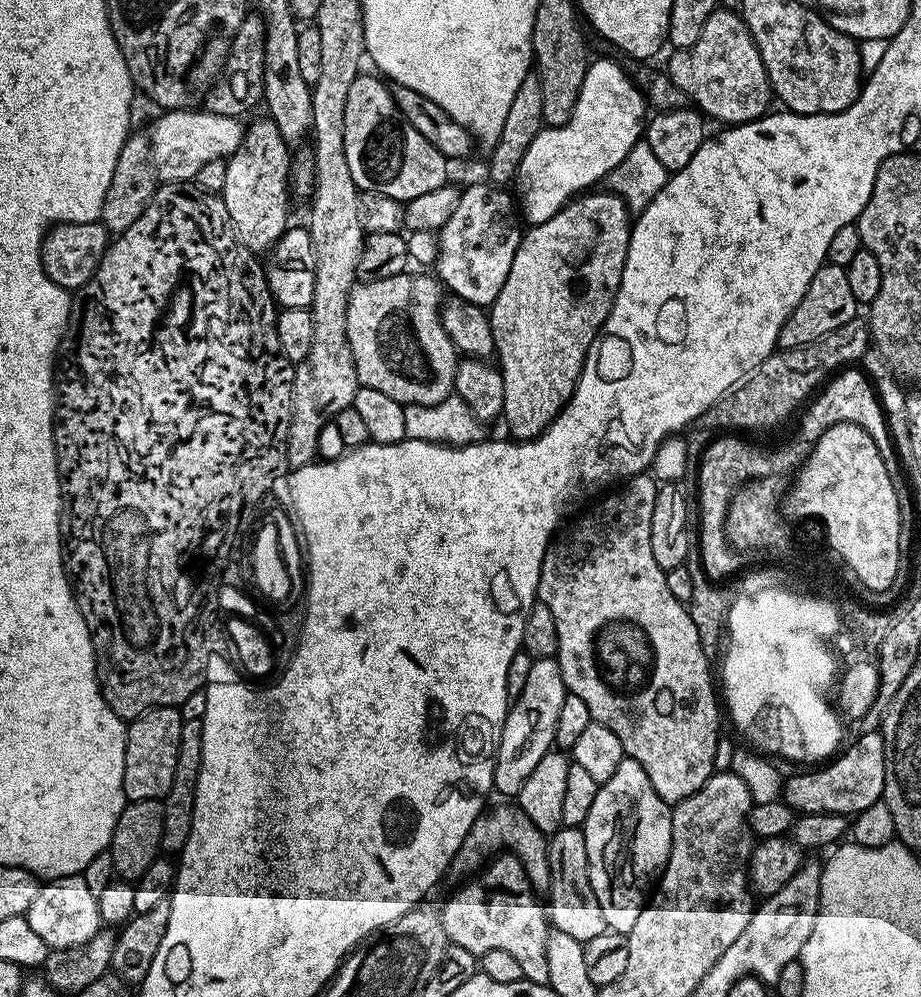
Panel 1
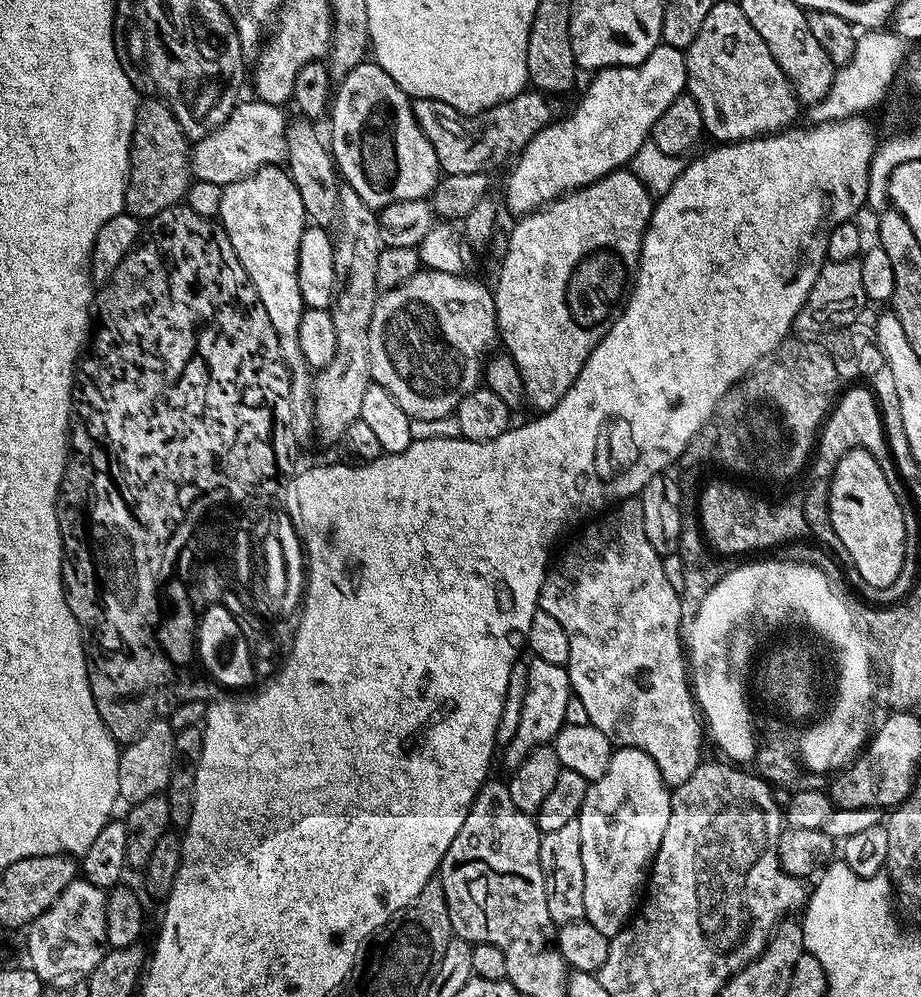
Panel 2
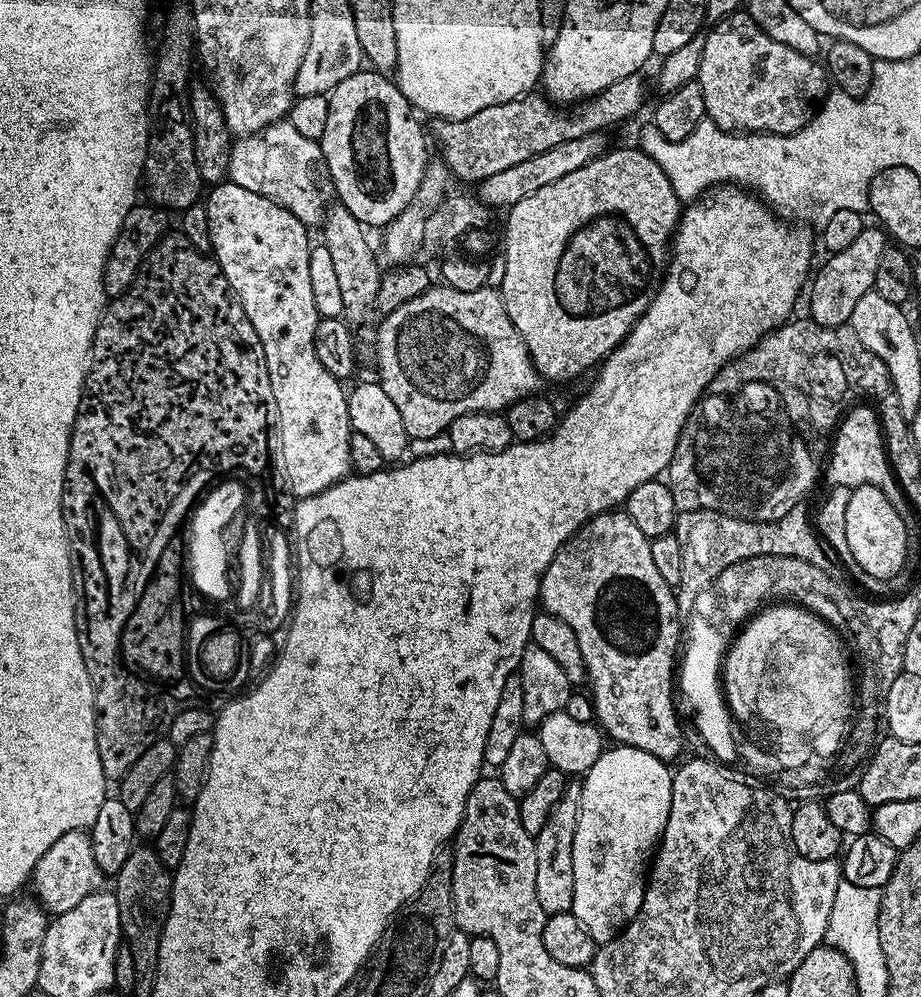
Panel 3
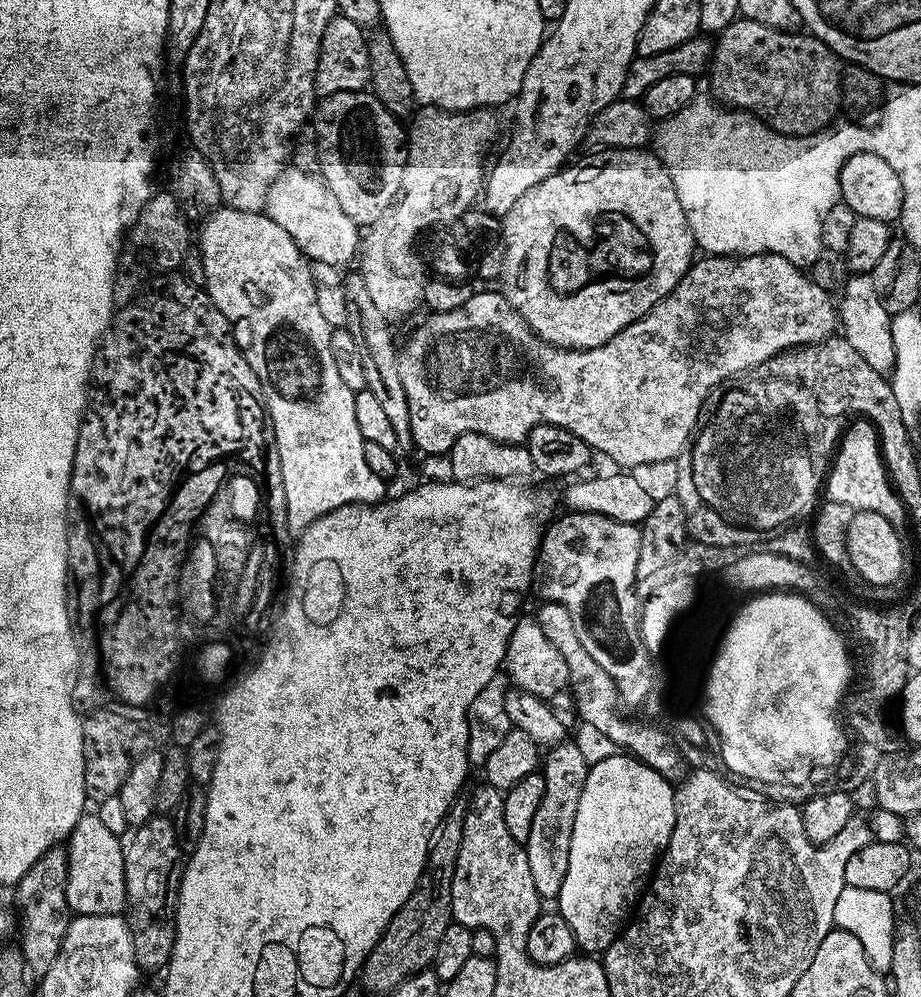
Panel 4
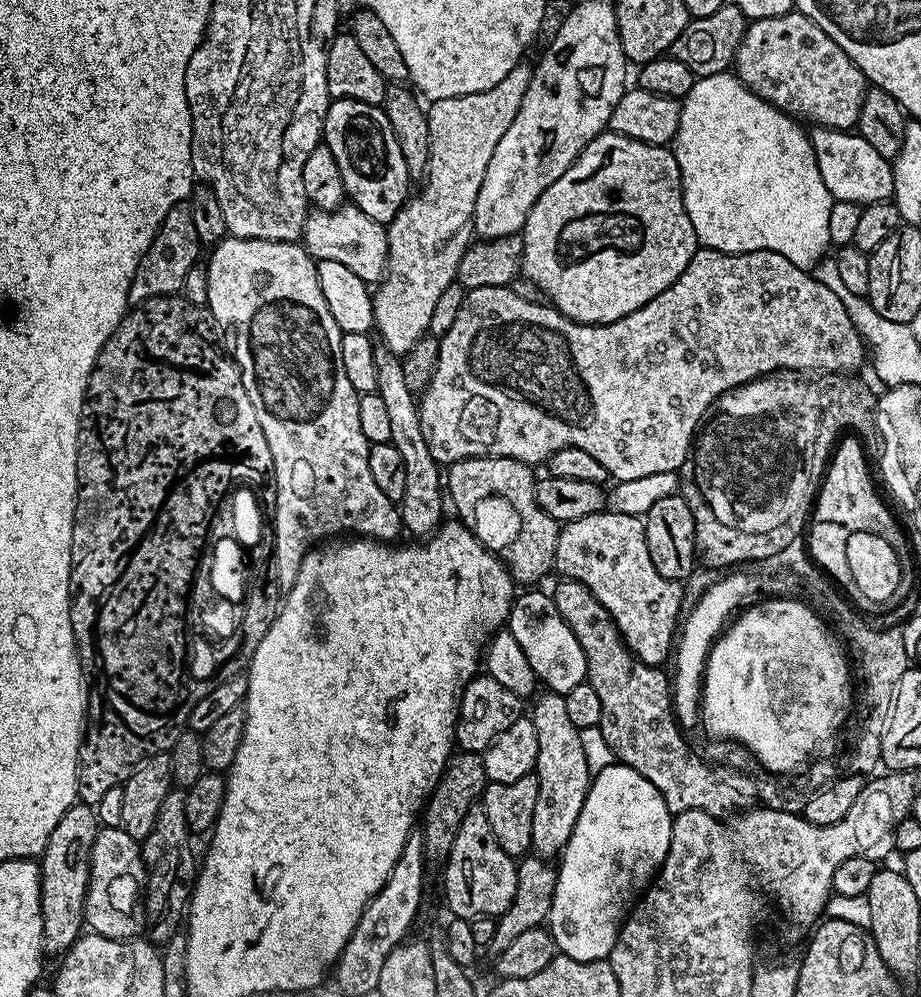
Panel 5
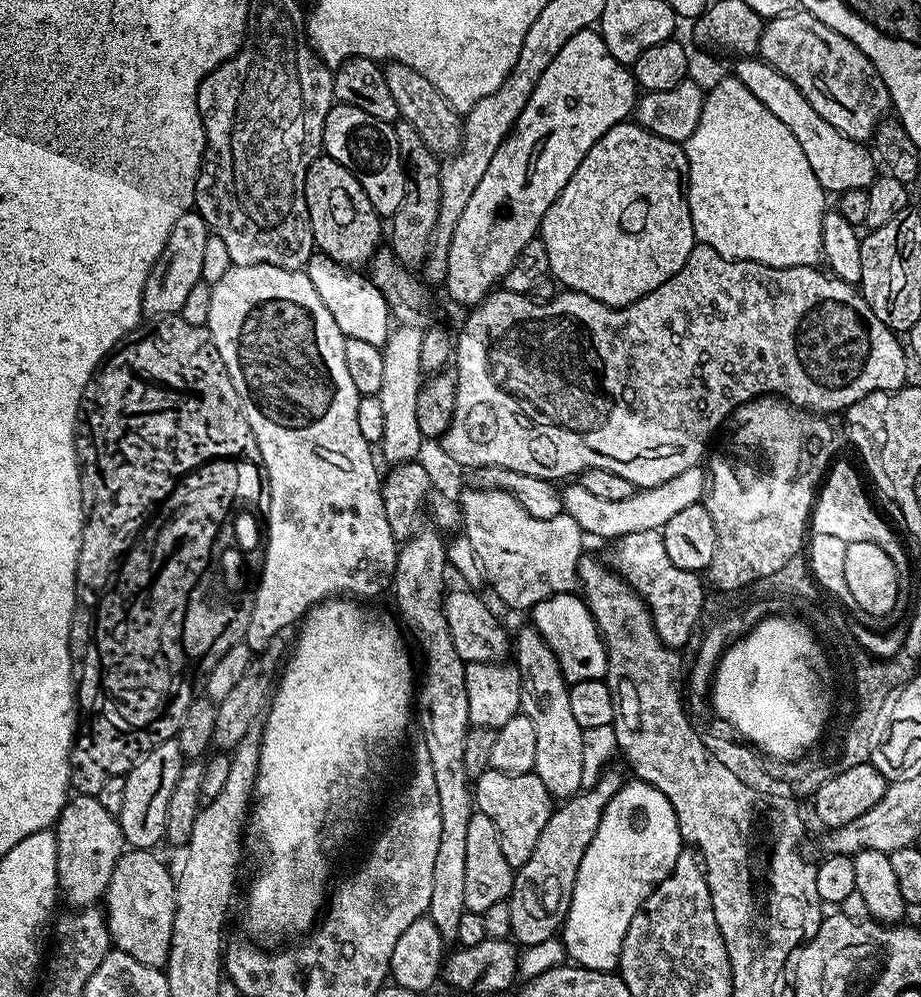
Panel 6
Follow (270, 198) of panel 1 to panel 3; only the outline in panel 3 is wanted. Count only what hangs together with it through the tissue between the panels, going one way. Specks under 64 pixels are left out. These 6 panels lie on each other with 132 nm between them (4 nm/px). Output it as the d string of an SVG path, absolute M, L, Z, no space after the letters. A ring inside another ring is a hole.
M221 182L209 192L212 193L208 200L206 196L206 207L210 218L210 252L262 340L270 383L278 404L279 459L293 495L296 498L313 496L349 475L353 431L348 420L348 397L345 389L340 389L343 388L341 381L336 380L334 374L329 374L326 366L318 362L318 354L314 354L314 330L321 317L316 313L314 293L310 287L309 229L289 209L242 186Z

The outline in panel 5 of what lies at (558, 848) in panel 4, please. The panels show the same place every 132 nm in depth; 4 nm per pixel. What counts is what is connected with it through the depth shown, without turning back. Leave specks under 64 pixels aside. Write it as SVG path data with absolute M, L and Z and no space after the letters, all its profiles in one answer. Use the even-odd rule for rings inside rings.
M545 691L535 697L534 703L536 705L530 709L534 727L538 729L538 762L534 775L540 779L540 785L538 802L534 802L531 851L537 856L556 858L570 842L570 834L574 834L578 814L582 814L582 806L586 802L590 773L582 750L580 729L570 722L563 696Z

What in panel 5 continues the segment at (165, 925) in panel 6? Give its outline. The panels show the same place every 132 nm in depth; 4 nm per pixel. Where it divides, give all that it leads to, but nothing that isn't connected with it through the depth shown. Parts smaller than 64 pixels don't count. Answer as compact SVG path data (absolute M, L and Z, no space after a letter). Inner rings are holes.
M101 827L94 838L88 863L88 889L84 895L84 923L89 929L115 940L131 940L141 935L144 926L142 893L144 890L144 854L141 841L130 838L122 827Z

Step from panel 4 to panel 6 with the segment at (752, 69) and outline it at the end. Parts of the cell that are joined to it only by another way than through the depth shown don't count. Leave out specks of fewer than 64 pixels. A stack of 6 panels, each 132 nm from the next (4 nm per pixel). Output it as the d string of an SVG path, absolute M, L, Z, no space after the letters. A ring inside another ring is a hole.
M803 10L771 17L765 23L760 39L759 59L770 65L778 74L790 78L800 93L846 138L861 142L871 141L880 121L890 112L886 82L850 38L830 30L826 22L814 18Z

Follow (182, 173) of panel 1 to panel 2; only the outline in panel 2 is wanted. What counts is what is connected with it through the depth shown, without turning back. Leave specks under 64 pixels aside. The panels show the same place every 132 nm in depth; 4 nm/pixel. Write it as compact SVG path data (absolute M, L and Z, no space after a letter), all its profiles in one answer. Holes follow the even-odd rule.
M255 98L249 100L239 101L230 118L214 134L195 141L189 153L189 164L195 179L223 188L251 176L260 168L281 165L287 159L288 117L284 114L285 109Z

